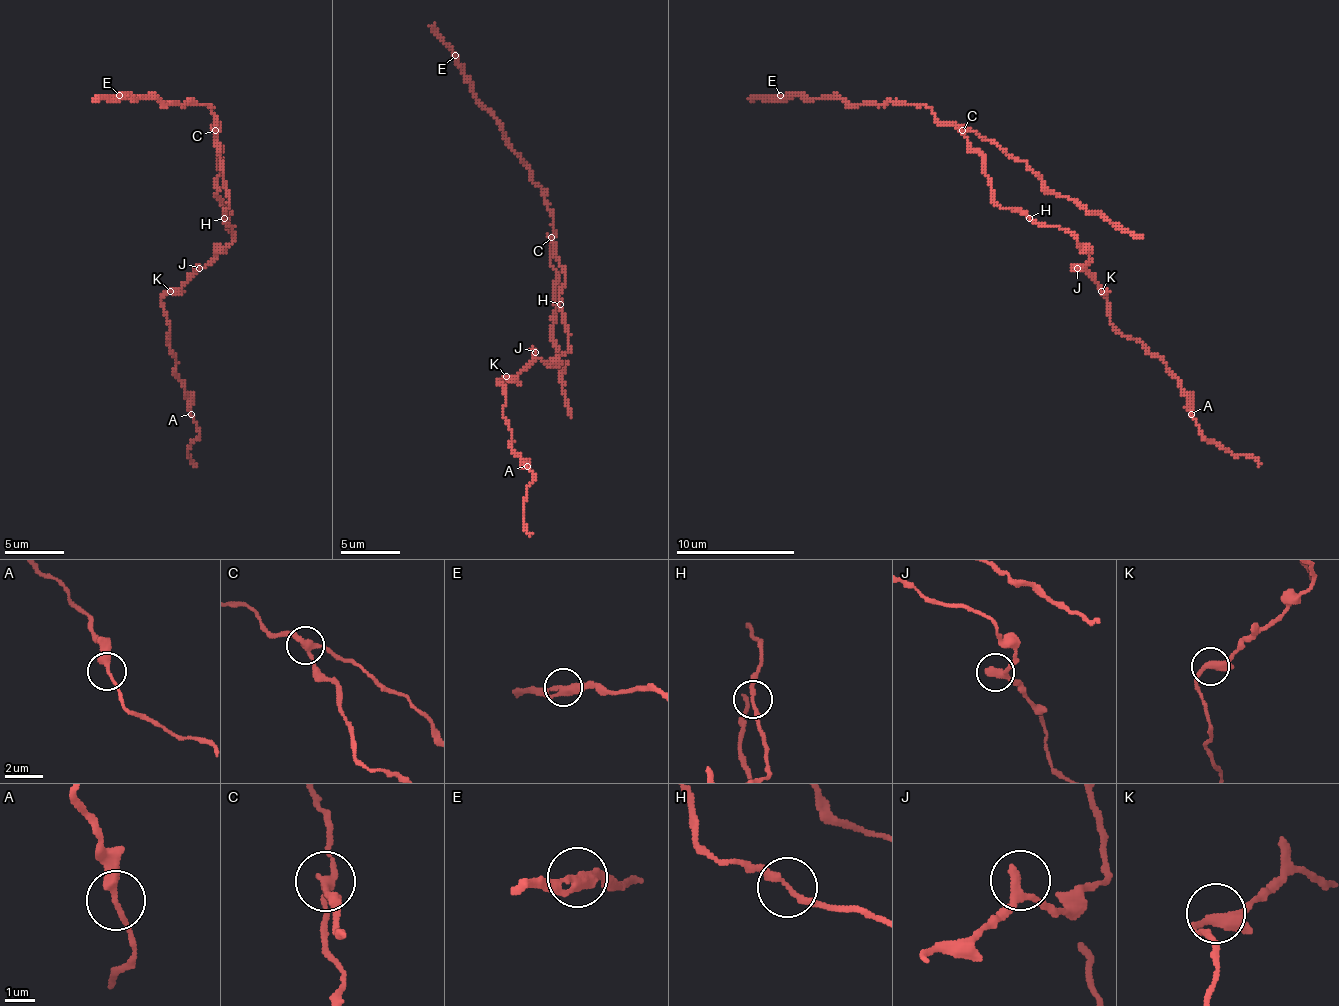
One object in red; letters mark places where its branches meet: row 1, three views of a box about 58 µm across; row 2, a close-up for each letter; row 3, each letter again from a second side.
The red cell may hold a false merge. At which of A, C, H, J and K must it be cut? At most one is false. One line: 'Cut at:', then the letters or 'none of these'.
Cut at: C

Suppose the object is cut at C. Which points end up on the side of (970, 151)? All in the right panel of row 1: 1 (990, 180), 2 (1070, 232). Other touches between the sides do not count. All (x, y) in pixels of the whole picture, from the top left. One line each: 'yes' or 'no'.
1: yes
2: yes

